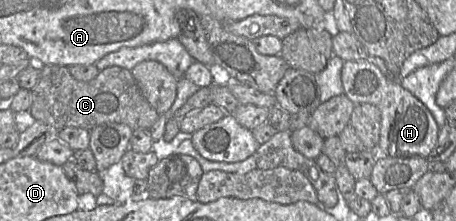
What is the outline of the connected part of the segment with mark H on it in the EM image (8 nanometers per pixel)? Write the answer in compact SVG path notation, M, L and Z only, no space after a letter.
M345 61L341 71L344 94L355 104L370 103L381 112L379 156L428 157L438 140L440 127L429 109L400 83L387 79L380 69L368 61Z

